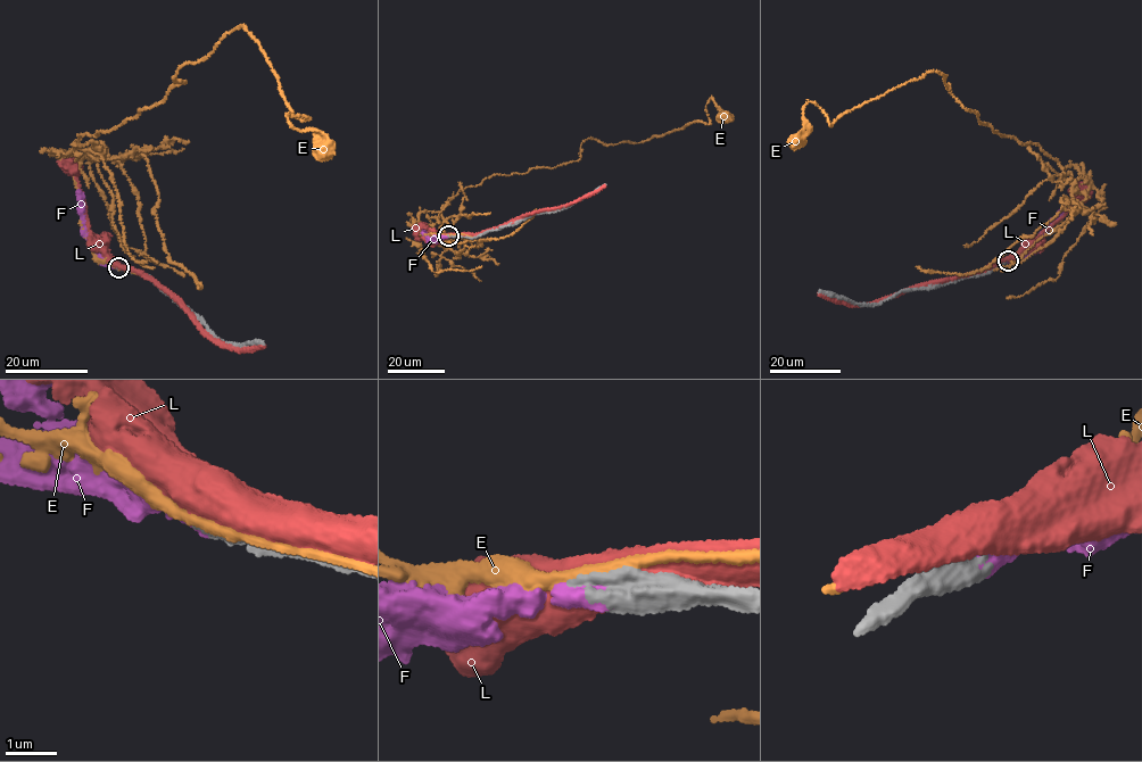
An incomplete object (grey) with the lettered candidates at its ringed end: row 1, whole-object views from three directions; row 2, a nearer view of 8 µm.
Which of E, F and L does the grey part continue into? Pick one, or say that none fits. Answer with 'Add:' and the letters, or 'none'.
Add: F

